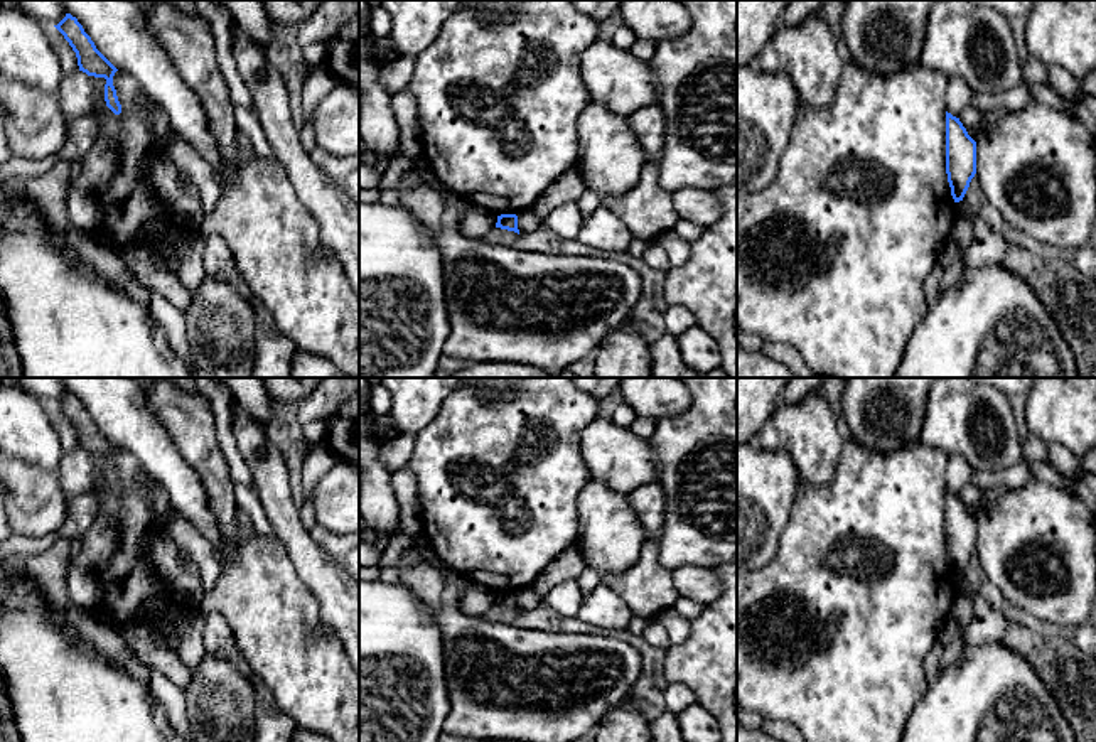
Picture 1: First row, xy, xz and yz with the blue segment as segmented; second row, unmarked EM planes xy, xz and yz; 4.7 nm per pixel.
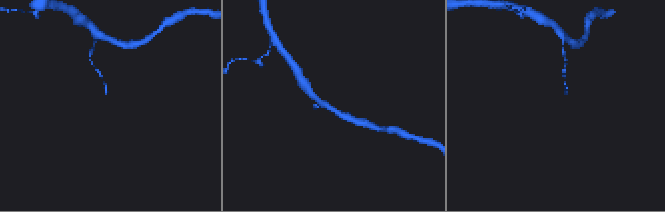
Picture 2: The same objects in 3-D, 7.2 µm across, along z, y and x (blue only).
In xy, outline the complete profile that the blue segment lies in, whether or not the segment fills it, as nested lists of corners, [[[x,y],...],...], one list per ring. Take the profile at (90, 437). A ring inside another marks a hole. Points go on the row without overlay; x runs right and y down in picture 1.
[[[66,391],[66,395],[54,405],[64,413],[64,417],[76,430],[79,449],[86,450],[88,454],[106,457],[106,484],[115,492],[120,492],[121,482],[113,464],[113,454],[118,447],[96,427],[91,415],[84,410],[83,403],[71,391]]]

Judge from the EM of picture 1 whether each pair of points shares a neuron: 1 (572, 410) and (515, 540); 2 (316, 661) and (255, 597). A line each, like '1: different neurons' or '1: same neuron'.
1: same neuron
2: same neuron

